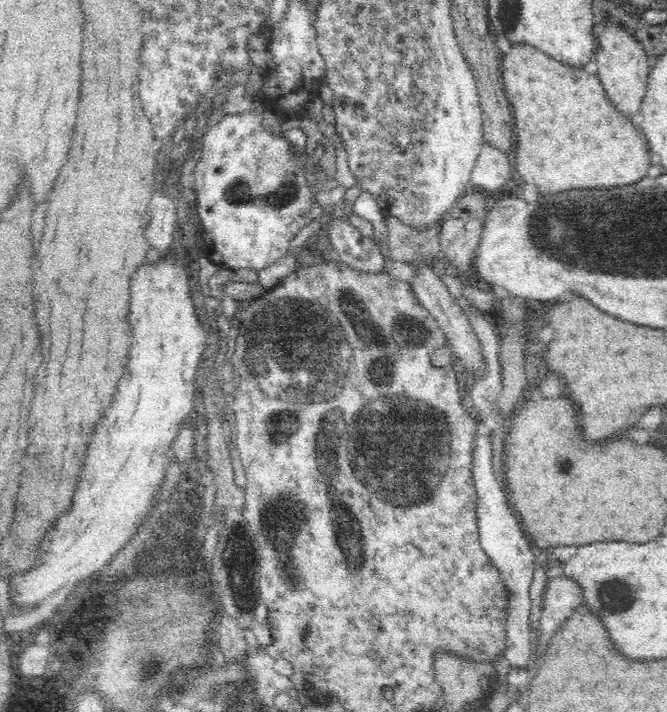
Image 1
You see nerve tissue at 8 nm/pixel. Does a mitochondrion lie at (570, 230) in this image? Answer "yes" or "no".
yes

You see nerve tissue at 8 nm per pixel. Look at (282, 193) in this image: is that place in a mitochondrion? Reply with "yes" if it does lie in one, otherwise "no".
yes

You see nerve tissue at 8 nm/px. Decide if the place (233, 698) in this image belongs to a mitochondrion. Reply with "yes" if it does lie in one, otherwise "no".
yes

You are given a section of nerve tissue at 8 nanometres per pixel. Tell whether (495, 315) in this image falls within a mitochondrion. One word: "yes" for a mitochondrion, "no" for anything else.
no

